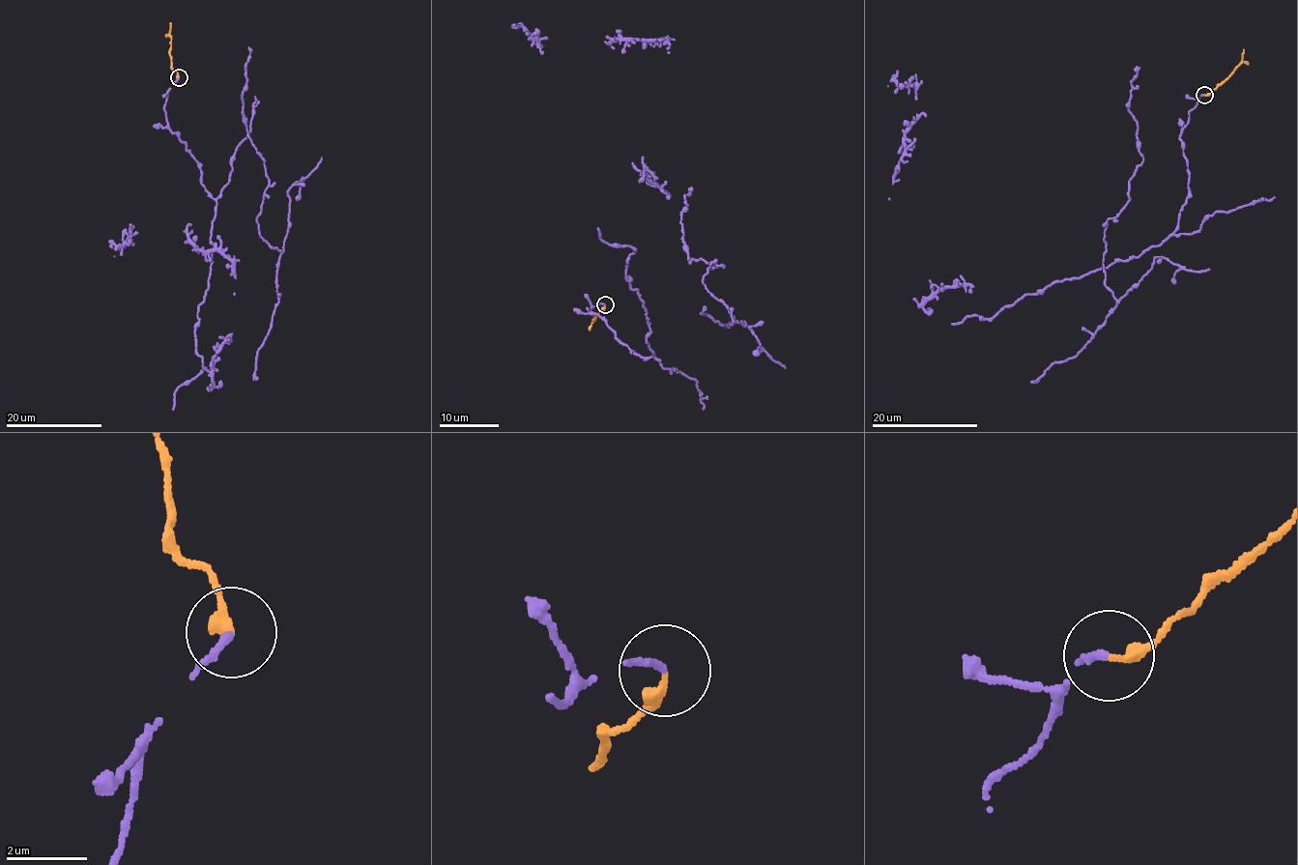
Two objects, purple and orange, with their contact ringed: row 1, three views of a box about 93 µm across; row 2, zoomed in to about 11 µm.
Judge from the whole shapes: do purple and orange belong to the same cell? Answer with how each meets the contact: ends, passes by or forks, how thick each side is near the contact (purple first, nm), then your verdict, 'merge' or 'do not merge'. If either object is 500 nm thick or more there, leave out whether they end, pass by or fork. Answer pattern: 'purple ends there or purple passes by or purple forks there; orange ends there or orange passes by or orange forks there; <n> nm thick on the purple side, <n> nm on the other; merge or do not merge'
purple ends there; orange ends there; 180 nm thick on the purple side, 280 nm on the other; merge

